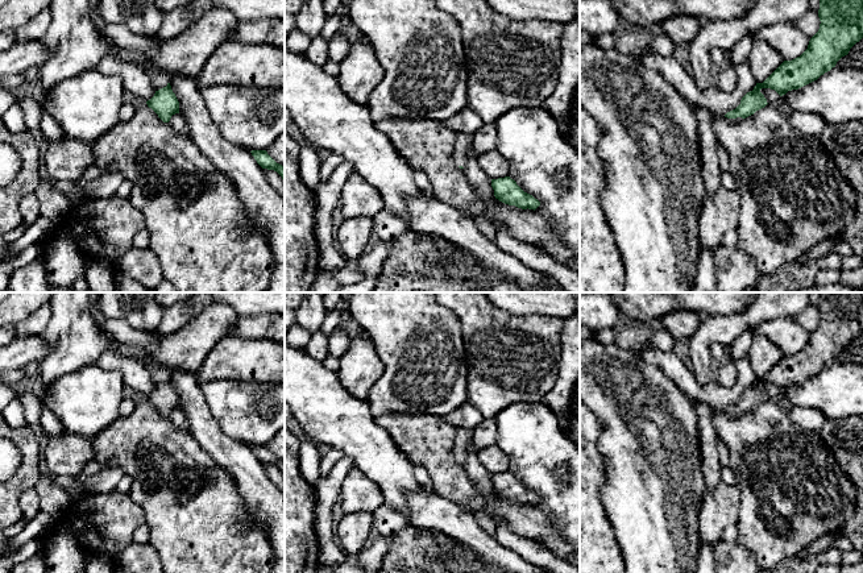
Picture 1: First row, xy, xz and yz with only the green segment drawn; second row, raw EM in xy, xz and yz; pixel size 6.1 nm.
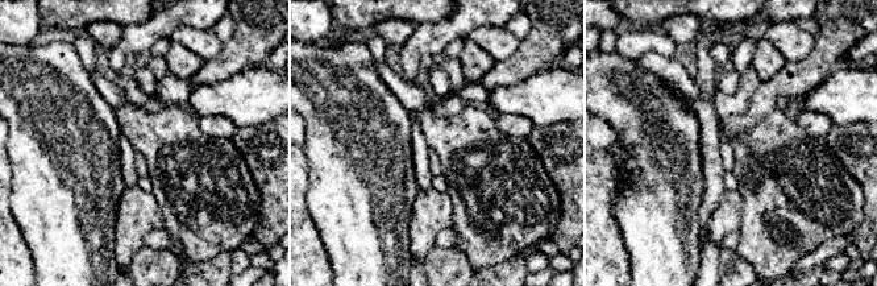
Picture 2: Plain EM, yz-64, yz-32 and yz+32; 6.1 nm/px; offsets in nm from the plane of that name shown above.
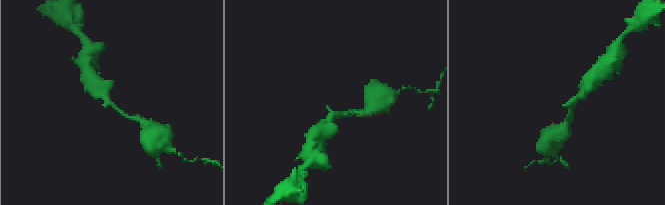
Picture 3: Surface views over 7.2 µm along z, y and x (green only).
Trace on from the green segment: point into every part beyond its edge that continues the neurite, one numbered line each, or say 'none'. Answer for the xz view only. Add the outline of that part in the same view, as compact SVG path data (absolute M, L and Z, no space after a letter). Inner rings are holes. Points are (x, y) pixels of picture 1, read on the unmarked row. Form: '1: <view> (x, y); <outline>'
1: xz (460, 448); M459 428L455 436L453 453L457 461L465 462L468 454L468 444L472 440L473 429Z

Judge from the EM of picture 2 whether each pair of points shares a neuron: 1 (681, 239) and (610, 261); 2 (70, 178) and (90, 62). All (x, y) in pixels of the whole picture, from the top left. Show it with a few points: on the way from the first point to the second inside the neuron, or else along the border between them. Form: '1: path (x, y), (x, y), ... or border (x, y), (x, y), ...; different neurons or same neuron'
1: border (618, 227), (628, 255), (631, 272); different neurons
2: border (73, 45), (80, 62), (88, 70); different neurons

